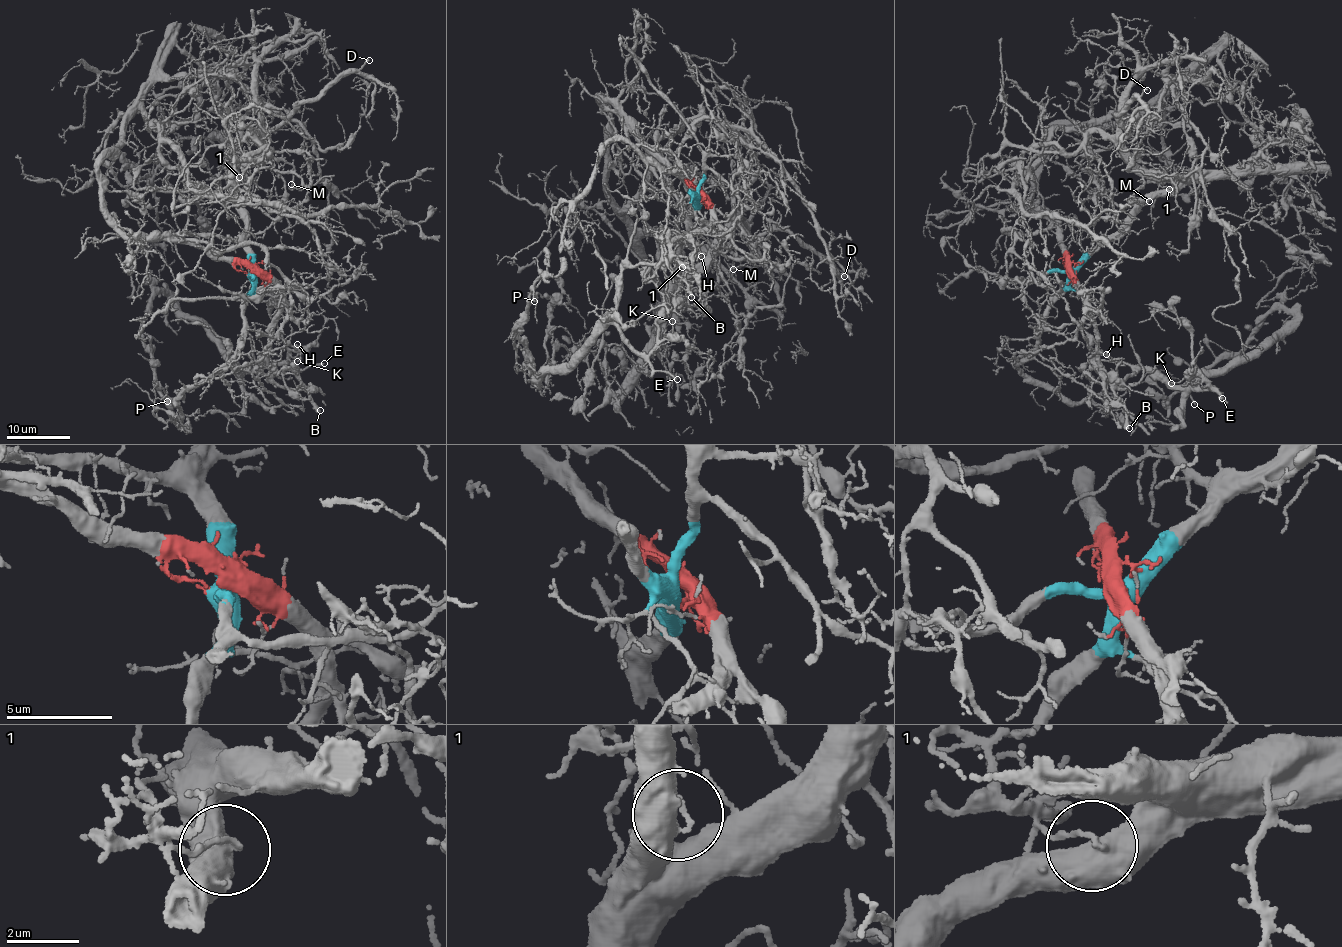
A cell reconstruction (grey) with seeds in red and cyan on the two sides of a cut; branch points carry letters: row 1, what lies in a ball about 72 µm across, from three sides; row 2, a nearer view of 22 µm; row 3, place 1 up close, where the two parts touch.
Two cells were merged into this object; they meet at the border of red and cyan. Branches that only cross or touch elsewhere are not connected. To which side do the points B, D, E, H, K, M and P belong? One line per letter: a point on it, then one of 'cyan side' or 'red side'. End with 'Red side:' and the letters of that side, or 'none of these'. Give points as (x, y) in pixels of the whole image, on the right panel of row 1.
B: (1129, 428) | red side
D: (1147, 90) | cyan side
E: (1222, 398) | red side
H: (1106, 354) | red side
K: (1171, 383) | red side
M: (1149, 201) | cyan side
P: (1194, 404) | red side
Red side: B, E, H, K, P

